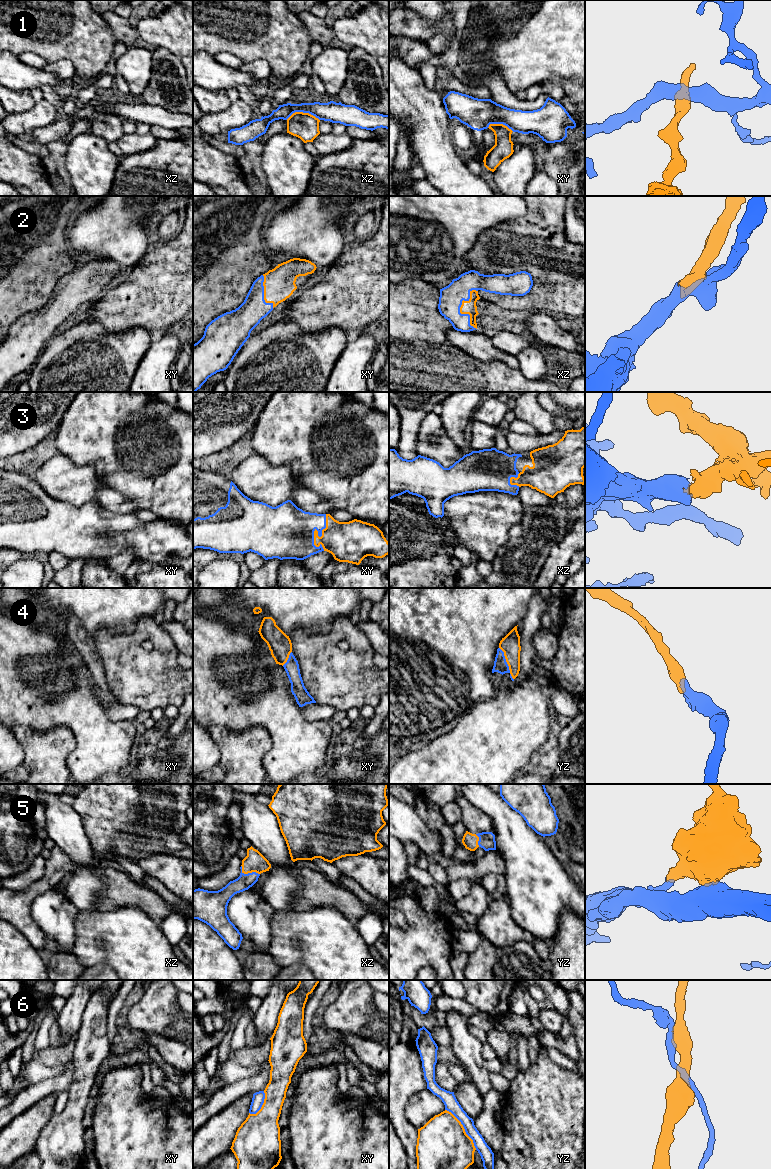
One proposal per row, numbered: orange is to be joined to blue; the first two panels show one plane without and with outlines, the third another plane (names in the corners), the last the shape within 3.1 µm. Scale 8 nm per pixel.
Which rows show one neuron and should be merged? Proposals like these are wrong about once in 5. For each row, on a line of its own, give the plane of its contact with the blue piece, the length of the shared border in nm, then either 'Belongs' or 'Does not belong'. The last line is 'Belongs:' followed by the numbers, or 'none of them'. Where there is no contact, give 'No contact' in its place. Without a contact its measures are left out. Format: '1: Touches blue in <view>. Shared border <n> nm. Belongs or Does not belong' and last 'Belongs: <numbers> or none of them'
1: Touches blue in xz. Shared border 280 nm. Does not belong
2: Touches blue in xz. Shared border 320 nm. Belongs
3: Touches blue in xy. Shared border 300 nm. Belongs
4: Touches blue in yz. Shared border 280 nm. Belongs
5: Touches blue in xz. Shared border 170 nm. Belongs
6: Touches blue in yz. Shared border 420 nm. Does not belong
Belongs: 2, 3, 4, 5

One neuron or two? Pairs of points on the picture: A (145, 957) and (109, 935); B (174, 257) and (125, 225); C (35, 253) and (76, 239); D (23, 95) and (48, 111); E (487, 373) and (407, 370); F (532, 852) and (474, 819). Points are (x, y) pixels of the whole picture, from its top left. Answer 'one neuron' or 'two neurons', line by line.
A: one neuron
B: two neurons
C: two neurons
D: two neurons
E: one neuron
F: two neurons

